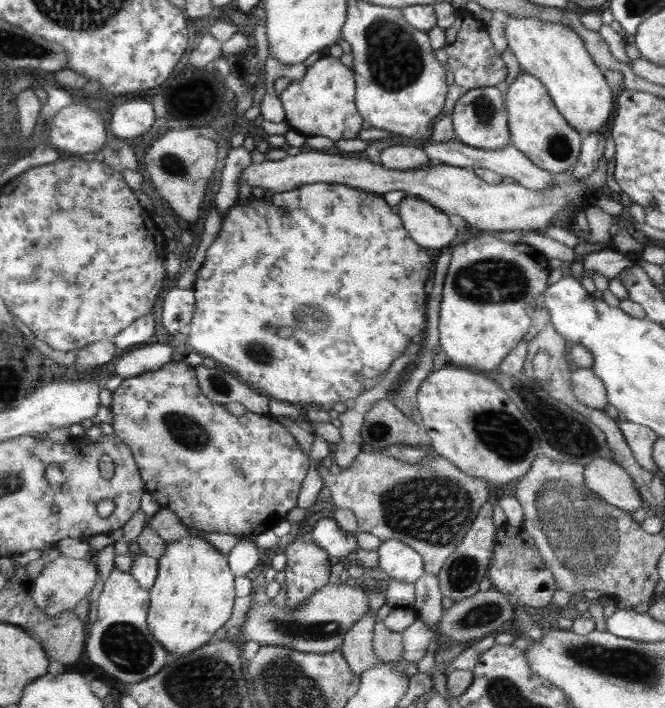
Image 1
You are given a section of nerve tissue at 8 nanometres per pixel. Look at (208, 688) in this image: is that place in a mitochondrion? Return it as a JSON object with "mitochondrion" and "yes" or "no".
{"mitochondrion":"yes"}

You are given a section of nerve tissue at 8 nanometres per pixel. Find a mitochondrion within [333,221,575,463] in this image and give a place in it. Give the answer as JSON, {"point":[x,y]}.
{"point":[484,281]}

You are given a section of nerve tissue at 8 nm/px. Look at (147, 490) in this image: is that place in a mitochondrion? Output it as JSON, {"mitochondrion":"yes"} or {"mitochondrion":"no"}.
{"mitochondrion":"no"}

